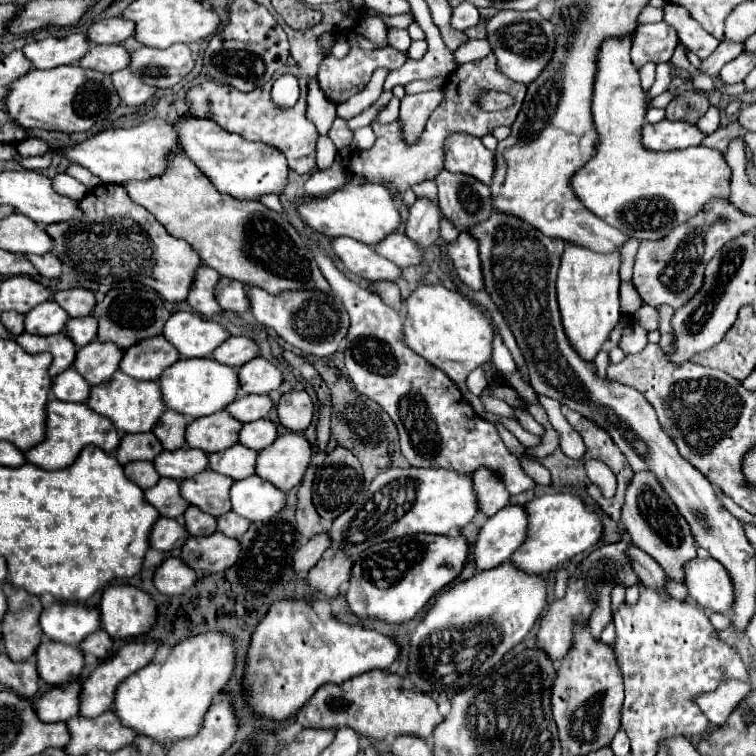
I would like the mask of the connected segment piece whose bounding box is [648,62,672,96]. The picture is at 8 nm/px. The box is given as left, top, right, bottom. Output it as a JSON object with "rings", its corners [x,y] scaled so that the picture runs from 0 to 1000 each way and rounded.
{"rings":[[[876,82],[868,90],[868,108],[857,122],[862,122],[862,127],[870,127],[870,124],[876,124],[876,122],[881,122],[886,116],[886,108],[889,108],[889,103],[886,103],[886,82]]]}

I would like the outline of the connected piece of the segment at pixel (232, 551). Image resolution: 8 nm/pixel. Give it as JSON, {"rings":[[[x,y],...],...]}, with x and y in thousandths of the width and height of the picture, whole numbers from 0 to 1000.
{"rings":[[[291,704],[278,709],[251,709],[238,725],[238,738],[262,759],[283,759],[304,751],[317,733],[317,717]]]}

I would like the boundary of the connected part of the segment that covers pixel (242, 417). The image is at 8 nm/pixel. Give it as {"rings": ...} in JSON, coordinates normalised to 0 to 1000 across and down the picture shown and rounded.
{"rings":[[[315,524],[307,534],[302,534],[302,545],[307,545],[307,550],[325,561],[325,558],[336,558],[344,553],[352,553],[354,545],[360,540],[360,532],[354,524]]]}

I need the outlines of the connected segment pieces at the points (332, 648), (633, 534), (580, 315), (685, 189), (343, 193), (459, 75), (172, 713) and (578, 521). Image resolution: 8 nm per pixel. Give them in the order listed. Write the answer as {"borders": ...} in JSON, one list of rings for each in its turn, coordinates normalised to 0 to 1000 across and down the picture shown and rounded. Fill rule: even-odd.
{"borders":[[[[384,791],[362,796],[347,823],[339,828],[328,860],[325,902],[331,905],[333,937],[347,950],[378,952],[392,944],[426,905],[452,905],[492,884],[513,884],[521,873],[529,870],[529,862],[529,854],[516,841],[505,841],[503,836],[479,831],[474,825],[442,825],[442,815],[437,815],[434,820],[421,817],[413,796],[407,794]]],[[[852,622],[836,630],[828,646],[828,661],[823,669],[820,690],[828,696],[828,704],[836,720],[841,720],[847,728],[860,733],[892,770],[905,772],[905,746],[921,738],[918,712],[915,712],[910,690],[897,677],[894,667],[886,661],[886,656],[876,646],[865,624]]],[[[749,323],[746,328],[735,373],[741,389],[738,402],[749,444],[772,476],[783,476],[791,468],[796,455],[804,450],[807,437],[820,423],[820,349],[823,344],[817,331],[788,341],[788,336],[780,336],[778,328],[765,323]]],[[[802,53],[786,111],[783,153],[794,177],[788,206],[757,233],[762,259],[807,299],[844,317],[873,317],[894,299],[931,278],[942,262],[966,262],[968,225],[952,198],[921,193],[892,201],[852,196],[847,177],[853,164],[854,132],[847,101],[833,79],[833,53]]],[[[481,243],[481,246],[455,246],[434,259],[423,262],[405,262],[392,267],[394,280],[399,283],[399,291],[405,299],[410,299],[415,307],[429,312],[460,312],[468,317],[476,317],[481,323],[497,325],[503,323],[513,310],[519,310],[529,296],[529,280],[521,270],[521,262],[516,254],[503,243]]],[[[646,71],[638,79],[630,79],[624,85],[614,85],[608,90],[603,90],[603,95],[595,98],[595,103],[587,111],[587,130],[579,138],[579,143],[569,151],[558,177],[553,180],[553,185],[548,190],[534,188],[534,172],[529,167],[529,159],[521,159],[516,164],[503,164],[495,161],[495,177],[497,177],[497,188],[489,198],[474,198],[466,204],[463,212],[463,228],[466,230],[476,230],[481,235],[487,235],[489,241],[519,241],[521,249],[532,257],[534,251],[540,251],[545,243],[558,241],[558,238],[574,238],[582,225],[587,222],[587,193],[590,185],[603,177],[603,175],[614,175],[614,177],[630,177],[630,180],[643,180],[651,177],[653,169],[659,167],[677,167],[677,161],[683,159],[690,132],[696,127],[696,114],[688,108],[680,108],[675,103],[669,103],[653,85],[653,74]],[[635,119],[664,119],[680,127],[680,140],[677,143],[667,143],[659,148],[643,148],[635,146],[627,132],[632,127]]],[[[270,836],[233,852],[217,878],[196,878],[169,894],[153,913],[151,939],[164,960],[204,976],[214,987],[257,974],[280,926],[299,910],[312,881],[312,847],[299,836]]],[[[762,651],[720,653],[698,664],[693,672],[698,677],[698,690],[701,690],[698,714],[675,738],[688,754],[706,759],[725,759],[728,754],[735,754],[741,746],[757,741],[772,728],[786,725],[796,712],[799,704],[796,685],[788,677],[775,675],[772,661]]]]}

